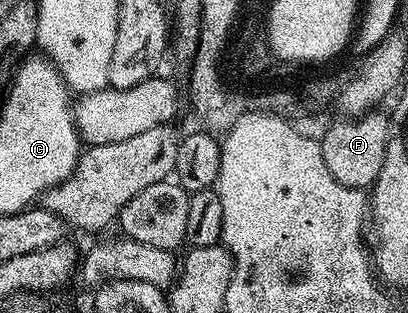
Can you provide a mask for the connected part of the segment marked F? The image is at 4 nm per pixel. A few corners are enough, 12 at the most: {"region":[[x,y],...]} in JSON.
{"region":[[371,110],[320,136],[324,166],[366,190],[384,166],[390,121]]}

